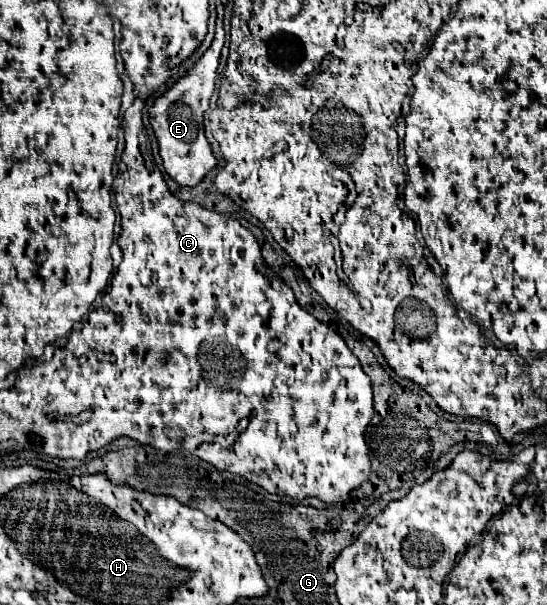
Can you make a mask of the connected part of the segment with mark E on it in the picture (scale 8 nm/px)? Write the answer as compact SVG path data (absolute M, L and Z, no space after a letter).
M218 18L216 24L216 36L212 46L204 52L204 56L190 68L192 74L182 76L166 94L162 94L154 106L150 108L150 124L154 128L154 134L158 138L160 156L164 160L164 170L168 176L178 182L180 186L196 186L204 180L204 176L216 168L218 160L204 136L204 112L208 110L208 100L214 92L216 82L216 70L220 62L220 50L222 50L222 18Z

